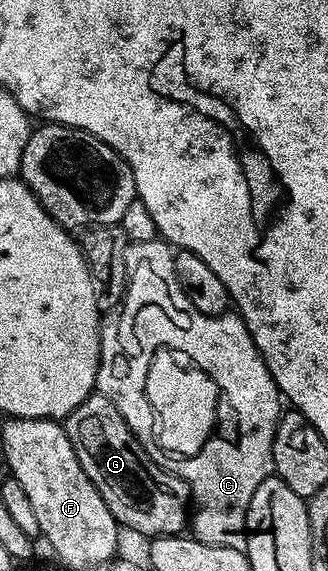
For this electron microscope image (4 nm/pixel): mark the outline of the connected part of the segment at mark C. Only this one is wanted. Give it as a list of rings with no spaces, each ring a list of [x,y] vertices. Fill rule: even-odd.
[[[153,238],[147,242],[132,242],[126,248],[126,265],[138,271],[133,271],[132,276],[126,280],[126,294],[123,296],[120,309],[111,313],[110,318],[101,323],[100,341],[102,352],[98,359],[97,393],[103,394],[124,416],[128,428],[138,438],[138,442],[145,447],[150,443],[150,422],[146,419],[146,409],[151,406],[158,417],[158,442],[164,449],[170,450],[174,442],[170,439],[170,417],[174,414],[174,402],[178,405],[178,418],[186,422],[186,454],[183,462],[172,466],[173,473],[179,475],[186,485],[190,487],[191,499],[196,500],[196,511],[192,516],[192,534],[200,542],[207,542],[213,546],[227,546],[242,550],[246,545],[246,513],[248,504],[252,504],[252,496],[264,480],[271,477],[274,469],[272,460],[272,444],[274,443],[274,426],[280,417],[278,402],[280,395],[278,386],[272,380],[244,320],[236,312],[218,314],[215,318],[204,316],[192,308],[188,296],[180,292],[180,284],[176,284],[176,272],[174,271],[174,254],[169,242]],[[161,346],[167,346],[170,350],[181,350],[183,355],[191,363],[195,362],[200,350],[194,352],[193,346],[202,346],[202,362],[198,366],[210,368],[226,368],[226,404],[230,404],[230,420],[228,428],[224,430],[223,437],[226,444],[216,444],[216,448],[210,448],[208,444],[212,430],[212,386],[209,381],[193,382],[190,374],[184,367],[178,366],[173,370],[170,367],[170,354],[166,350],[158,350]],[[175,374],[178,379],[174,386],[166,382]]]

